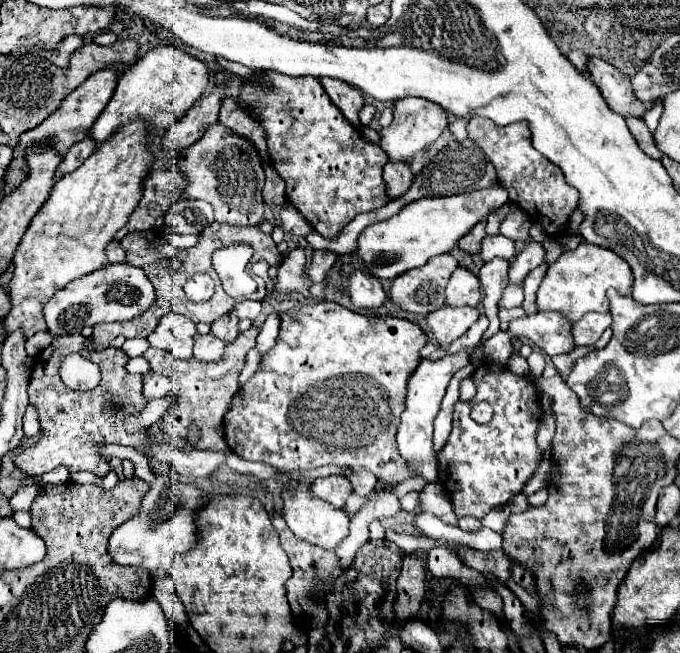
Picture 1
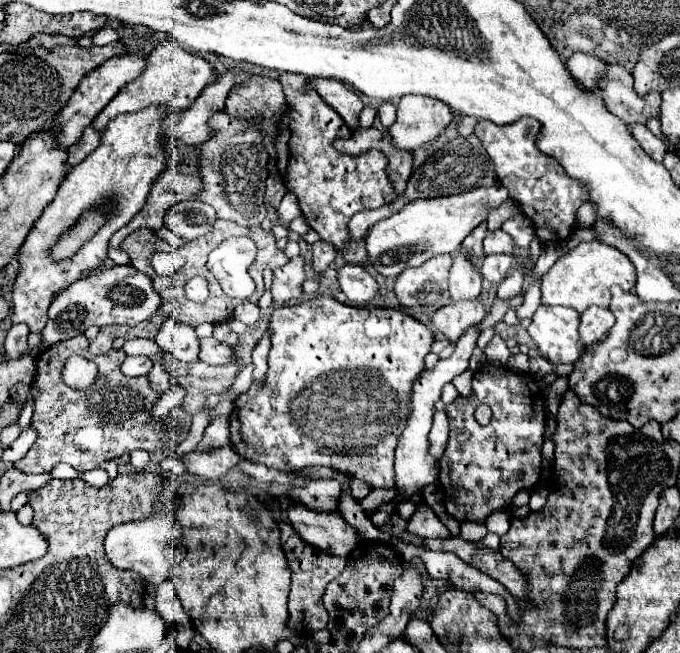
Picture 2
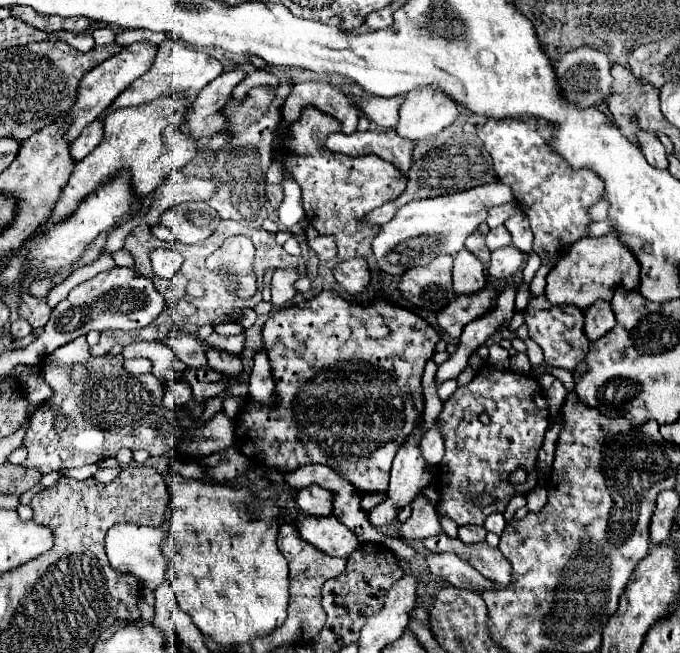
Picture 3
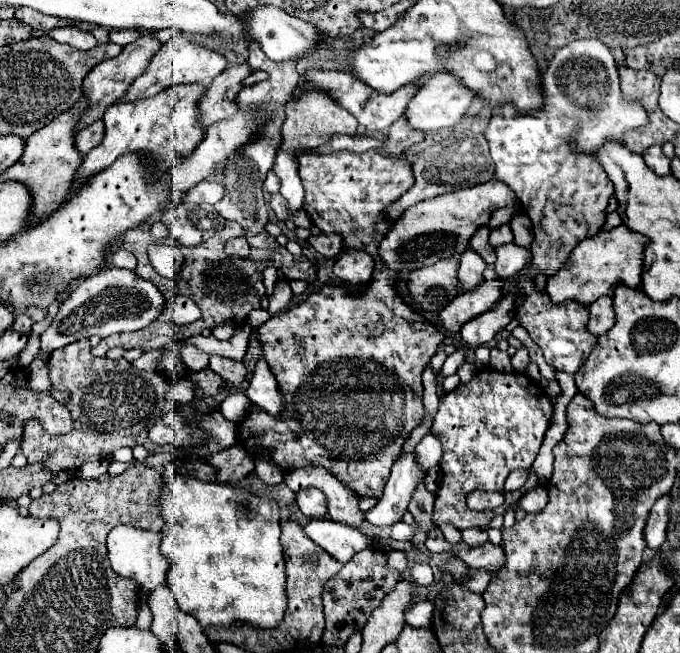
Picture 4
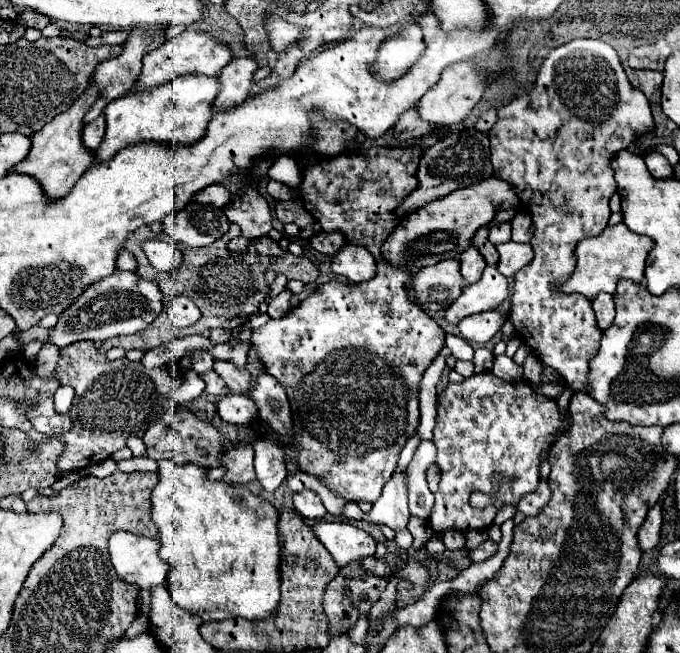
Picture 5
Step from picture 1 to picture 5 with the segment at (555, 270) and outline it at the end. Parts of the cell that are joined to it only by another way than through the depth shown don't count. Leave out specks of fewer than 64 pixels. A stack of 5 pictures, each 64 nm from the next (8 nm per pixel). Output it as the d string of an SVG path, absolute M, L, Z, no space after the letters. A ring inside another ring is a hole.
M624 222L616 226L608 226L600 236L586 238L578 242L574 254L576 254L576 268L572 276L560 286L556 284L554 290L560 294L582 294L588 300L594 300L600 292L614 294L616 284L620 278L632 280L634 284L640 284L644 280L644 268L646 268L646 254L652 250L652 238L640 236Z

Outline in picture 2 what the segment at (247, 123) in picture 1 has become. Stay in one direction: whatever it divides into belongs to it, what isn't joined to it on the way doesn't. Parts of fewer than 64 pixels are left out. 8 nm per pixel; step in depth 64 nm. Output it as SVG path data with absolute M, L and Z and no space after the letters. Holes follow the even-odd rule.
M252 76L248 82L232 90L226 98L224 112L236 120L246 120L262 132L262 144L272 156L272 138L276 136L274 122L284 108L282 86L274 78Z

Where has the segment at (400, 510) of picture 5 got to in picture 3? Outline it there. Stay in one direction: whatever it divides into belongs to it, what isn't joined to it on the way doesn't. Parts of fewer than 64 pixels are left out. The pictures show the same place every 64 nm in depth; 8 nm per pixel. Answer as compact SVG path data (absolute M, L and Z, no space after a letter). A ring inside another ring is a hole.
M418 424L416 428L418 432L412 432L406 442L398 448L394 464L392 464L392 472L390 472L390 488L386 492L386 500L382 504L378 504L374 510L368 512L368 518L374 526L382 526L382 524L392 524L398 518L400 508L404 508L406 504L410 504L430 482L432 482L432 464L426 462L426 458L422 456L420 450L420 440L422 440L422 428Z

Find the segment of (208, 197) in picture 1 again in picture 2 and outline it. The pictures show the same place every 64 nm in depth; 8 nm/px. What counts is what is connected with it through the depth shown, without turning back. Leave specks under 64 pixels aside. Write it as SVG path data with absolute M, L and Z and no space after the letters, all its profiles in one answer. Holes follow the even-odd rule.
M216 112L208 124L212 136L196 146L198 178L202 180L202 190L196 198L214 206L218 218L232 220L240 226L260 226L266 218L264 182L268 178L268 154L260 142L262 134L248 122L234 122L224 112Z

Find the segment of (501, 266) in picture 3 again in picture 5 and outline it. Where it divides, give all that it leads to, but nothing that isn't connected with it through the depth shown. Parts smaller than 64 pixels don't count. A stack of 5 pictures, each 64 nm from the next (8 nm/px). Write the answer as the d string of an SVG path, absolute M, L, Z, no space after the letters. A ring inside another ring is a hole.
M508 242L508 244L498 246L498 254L500 254L500 258L498 258L496 268L500 274L510 278L532 260L532 246Z

